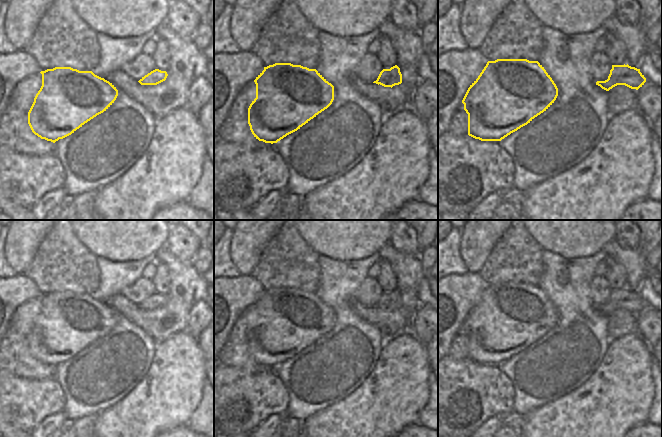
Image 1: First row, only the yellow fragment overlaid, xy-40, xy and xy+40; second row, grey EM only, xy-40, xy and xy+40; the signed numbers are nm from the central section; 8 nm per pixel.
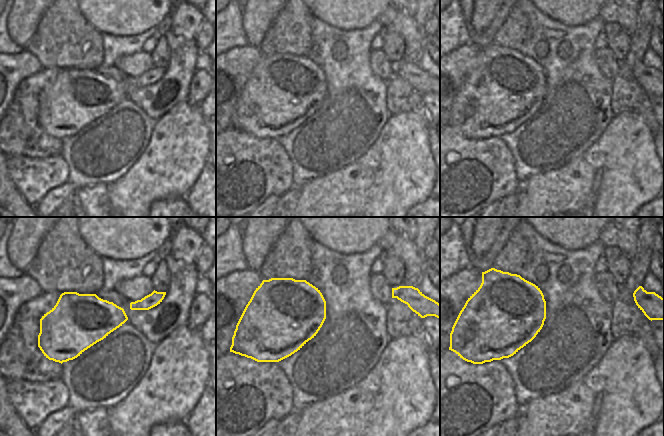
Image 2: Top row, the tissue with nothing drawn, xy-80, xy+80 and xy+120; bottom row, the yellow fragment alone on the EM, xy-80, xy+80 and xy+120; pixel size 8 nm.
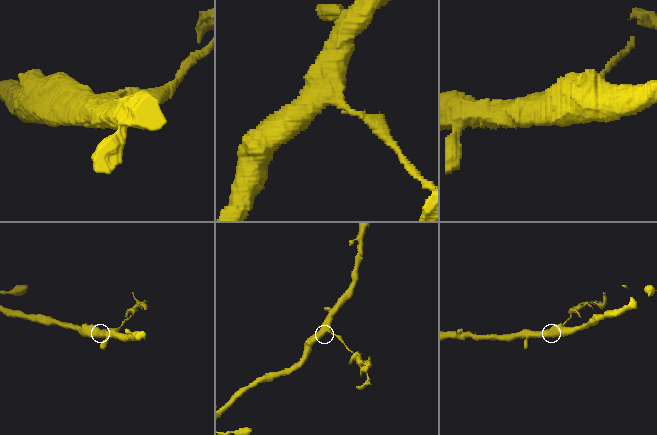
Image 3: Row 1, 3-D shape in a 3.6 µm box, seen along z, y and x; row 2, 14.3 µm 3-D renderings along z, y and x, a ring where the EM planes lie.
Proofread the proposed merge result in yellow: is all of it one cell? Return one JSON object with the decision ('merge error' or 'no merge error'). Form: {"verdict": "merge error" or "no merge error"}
{"verdict": "merge error"}

